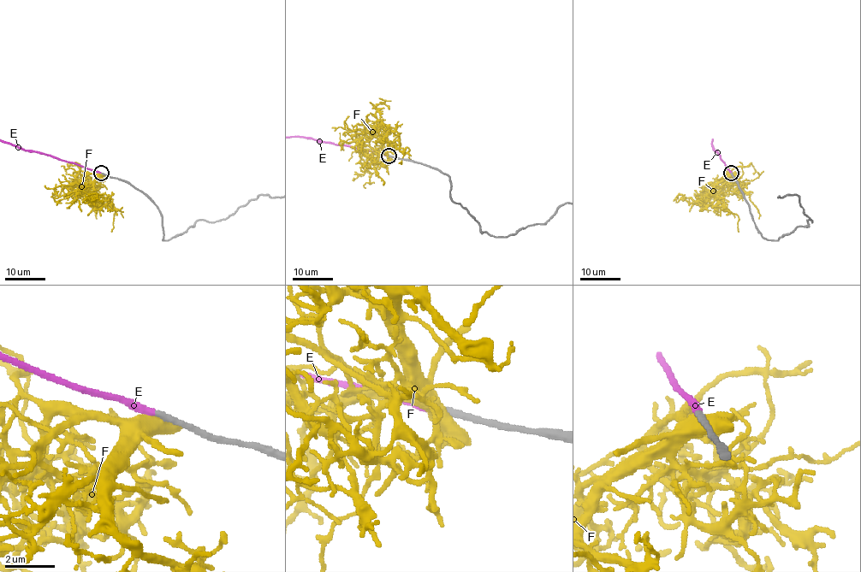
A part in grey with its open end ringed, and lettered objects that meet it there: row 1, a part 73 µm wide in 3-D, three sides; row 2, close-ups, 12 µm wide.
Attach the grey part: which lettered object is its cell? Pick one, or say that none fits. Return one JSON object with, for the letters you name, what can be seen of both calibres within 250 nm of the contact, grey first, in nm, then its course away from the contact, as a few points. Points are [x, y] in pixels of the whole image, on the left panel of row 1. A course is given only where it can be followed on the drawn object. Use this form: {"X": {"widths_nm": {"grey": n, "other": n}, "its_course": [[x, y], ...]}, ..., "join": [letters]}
{"E": {"widths_nm": {"grey": 280, "other": 300}}, "join": ["E"]}

